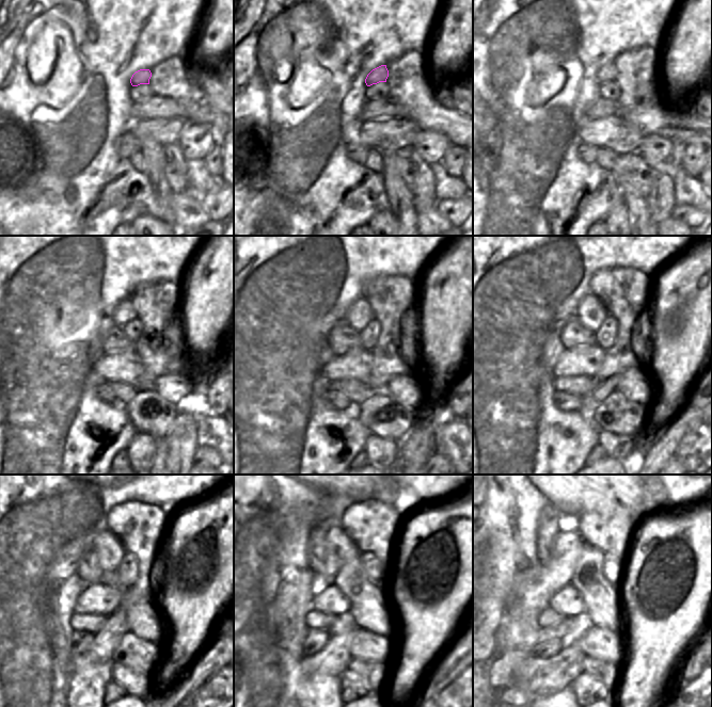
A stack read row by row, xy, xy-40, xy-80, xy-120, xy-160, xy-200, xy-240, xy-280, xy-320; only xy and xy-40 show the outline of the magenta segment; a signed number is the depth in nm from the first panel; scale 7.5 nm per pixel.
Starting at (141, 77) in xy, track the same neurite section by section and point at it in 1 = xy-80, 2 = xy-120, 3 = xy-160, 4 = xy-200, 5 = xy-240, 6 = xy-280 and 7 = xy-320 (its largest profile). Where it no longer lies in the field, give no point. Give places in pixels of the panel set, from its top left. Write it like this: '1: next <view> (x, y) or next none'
1: next xy-80 (607, 73)
2: next xy-120 (125, 311)
3: next xy-160 (359, 314)
4: next xy-200 (580, 331)
5: next xy-240 (106, 552)
6: next xy-280 (329, 548)
7: next xy-320 (534, 588)

